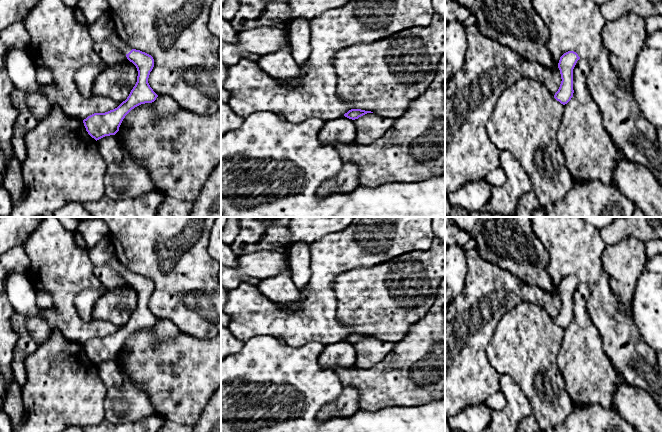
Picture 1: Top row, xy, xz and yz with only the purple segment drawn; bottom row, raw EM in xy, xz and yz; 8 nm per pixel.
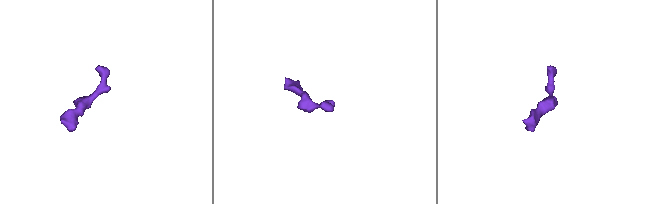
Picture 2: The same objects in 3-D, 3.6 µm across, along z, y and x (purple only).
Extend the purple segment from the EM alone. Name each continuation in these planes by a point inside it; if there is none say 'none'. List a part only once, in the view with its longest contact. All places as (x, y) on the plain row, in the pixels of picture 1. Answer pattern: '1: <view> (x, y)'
1: xy (103, 253)

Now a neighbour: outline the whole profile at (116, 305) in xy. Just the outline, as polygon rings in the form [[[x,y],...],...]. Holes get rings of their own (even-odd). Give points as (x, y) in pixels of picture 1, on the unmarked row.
[[[130,285],[106,289],[105,293],[94,304],[93,318],[123,326],[135,310],[137,300],[137,292]]]

